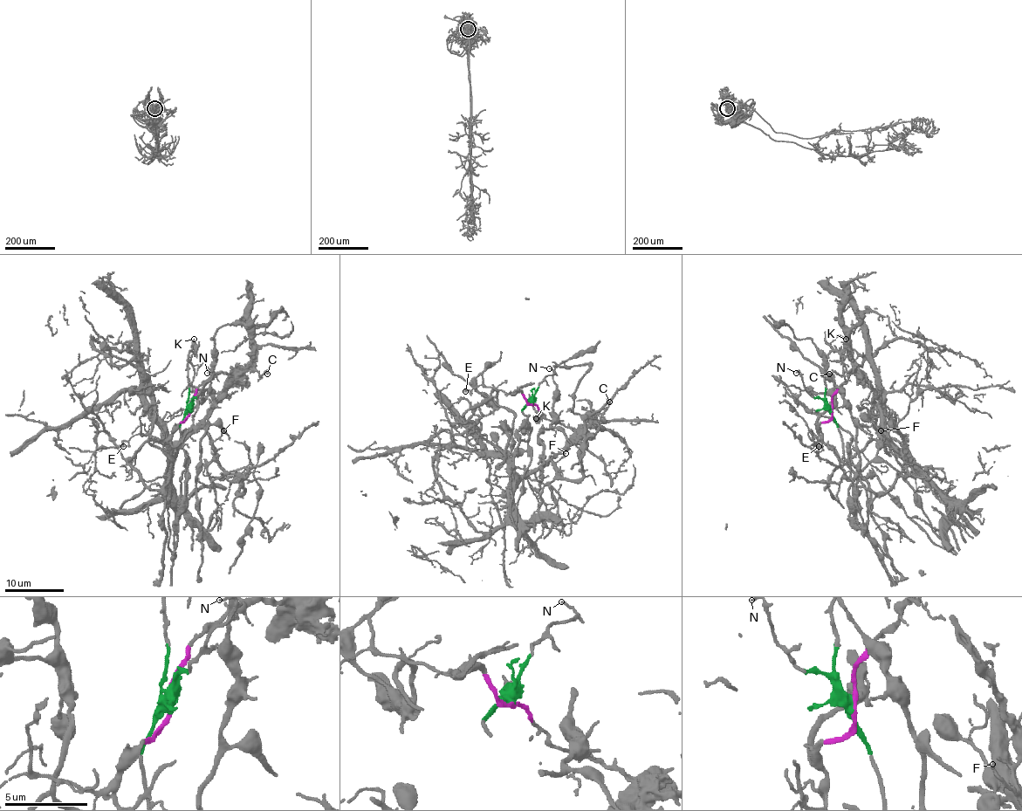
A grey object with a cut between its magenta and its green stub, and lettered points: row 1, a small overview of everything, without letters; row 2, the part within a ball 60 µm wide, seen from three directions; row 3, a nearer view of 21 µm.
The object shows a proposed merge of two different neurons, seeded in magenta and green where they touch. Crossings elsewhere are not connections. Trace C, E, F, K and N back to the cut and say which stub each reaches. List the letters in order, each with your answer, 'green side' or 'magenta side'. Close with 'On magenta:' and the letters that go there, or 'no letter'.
C: magenta side
E: magenta side
F: magenta side
K: green side
N: green side
On magenta: C, E, F

